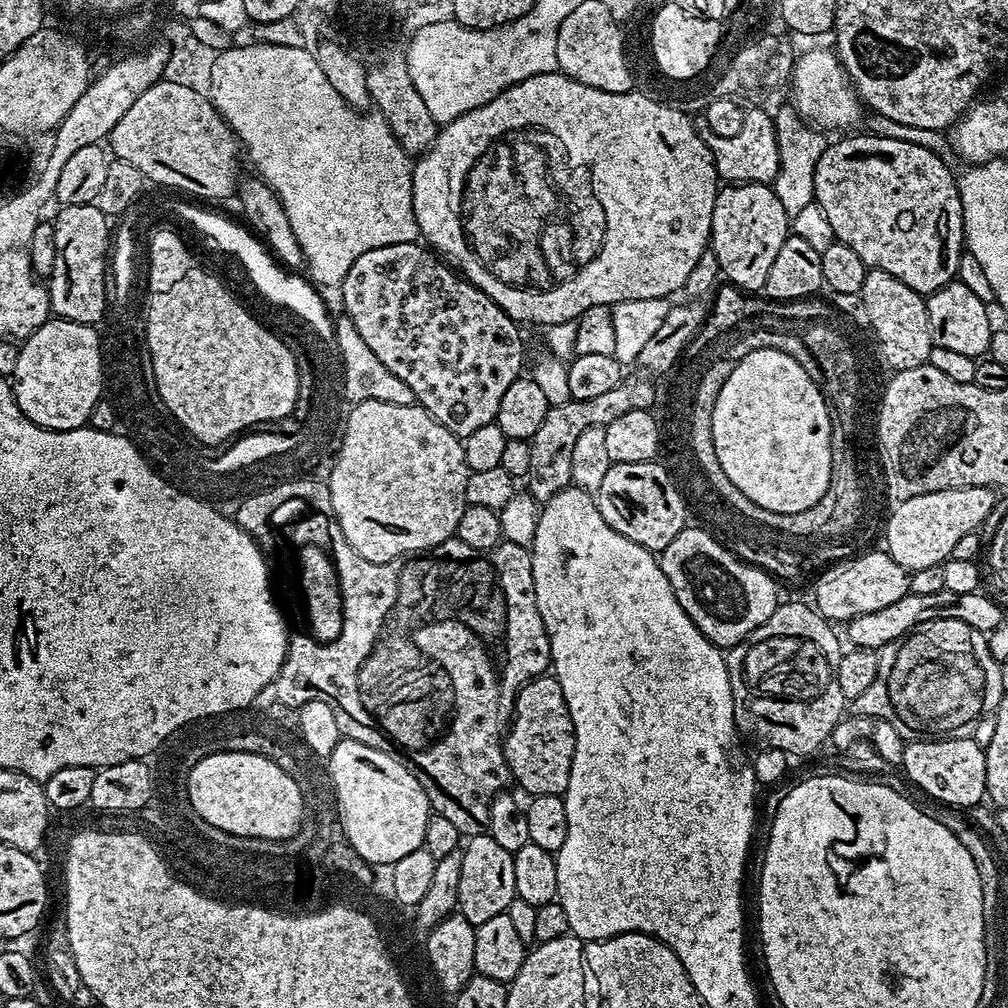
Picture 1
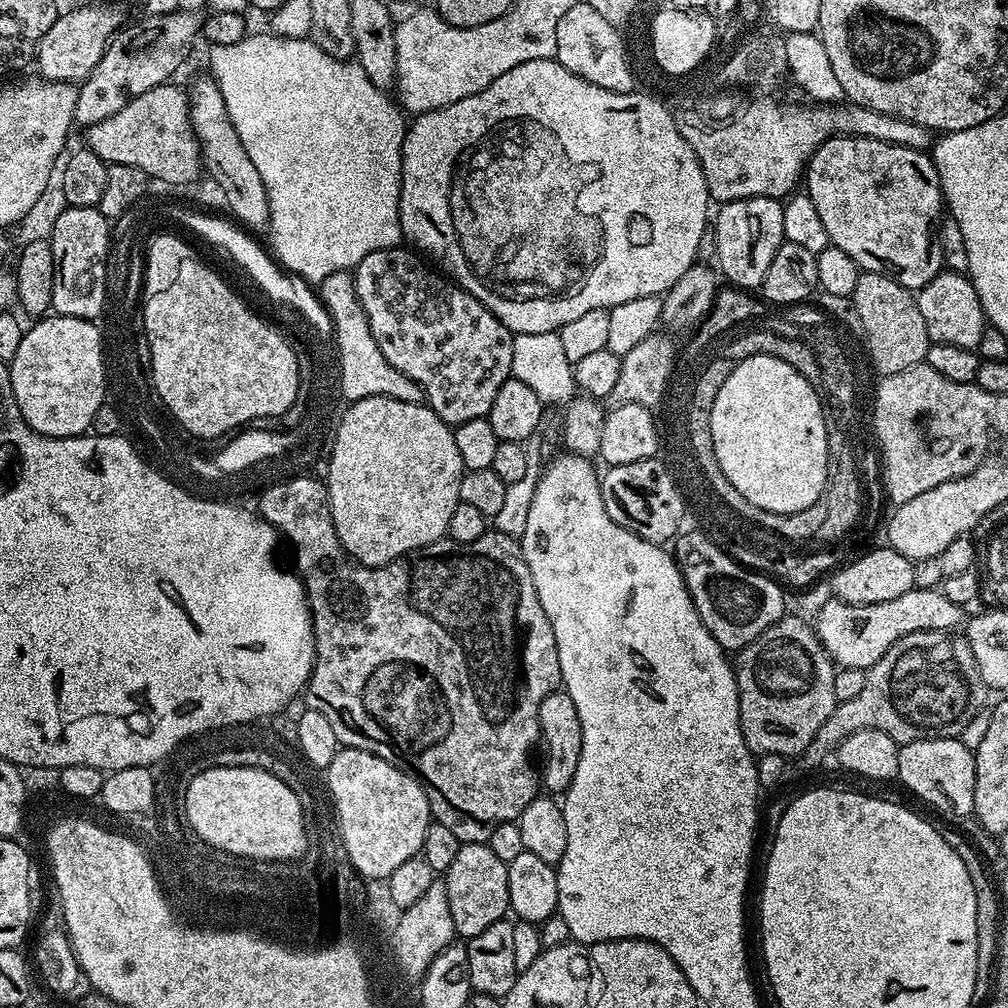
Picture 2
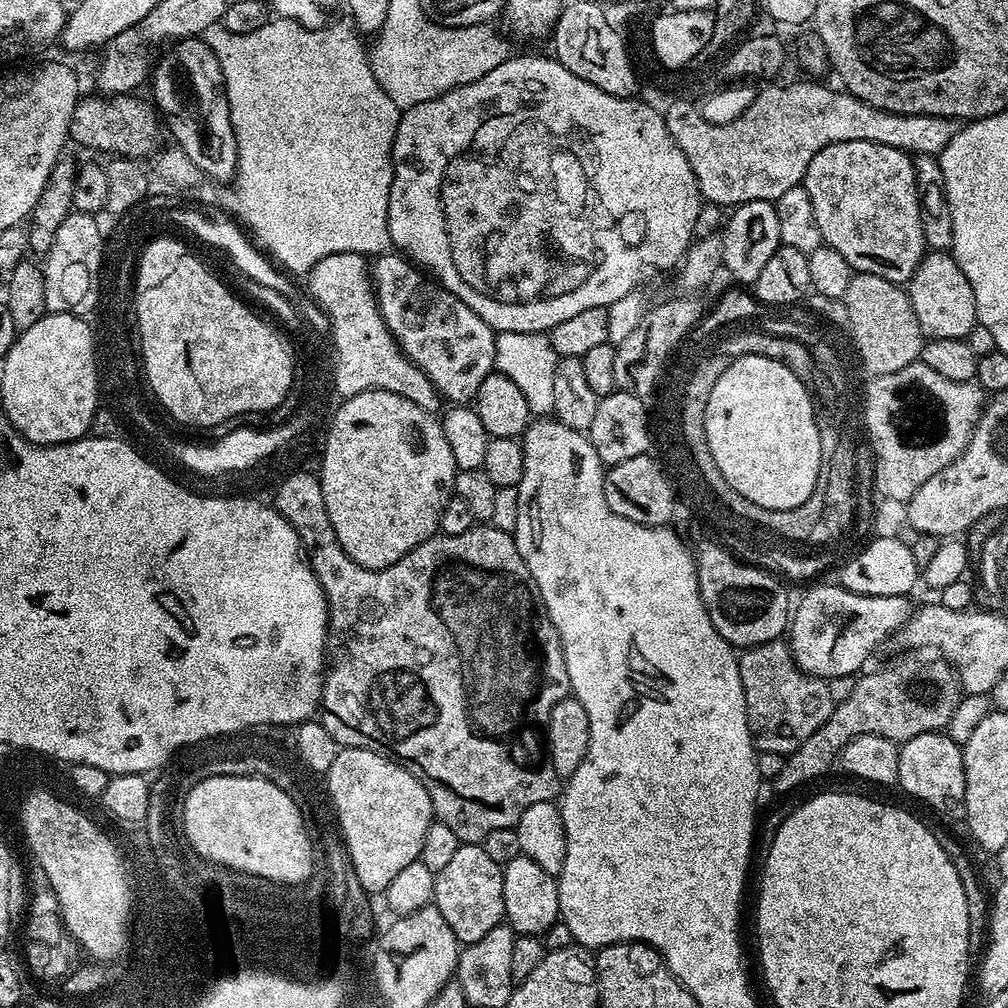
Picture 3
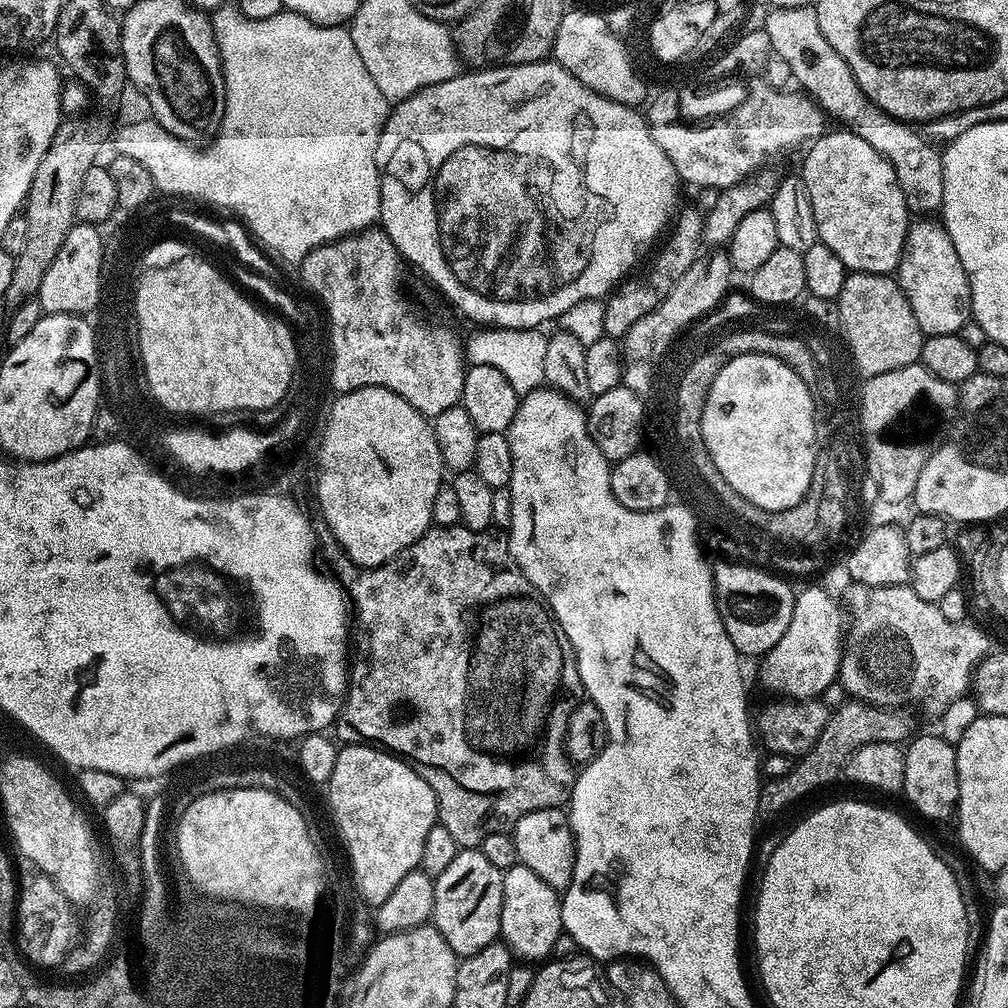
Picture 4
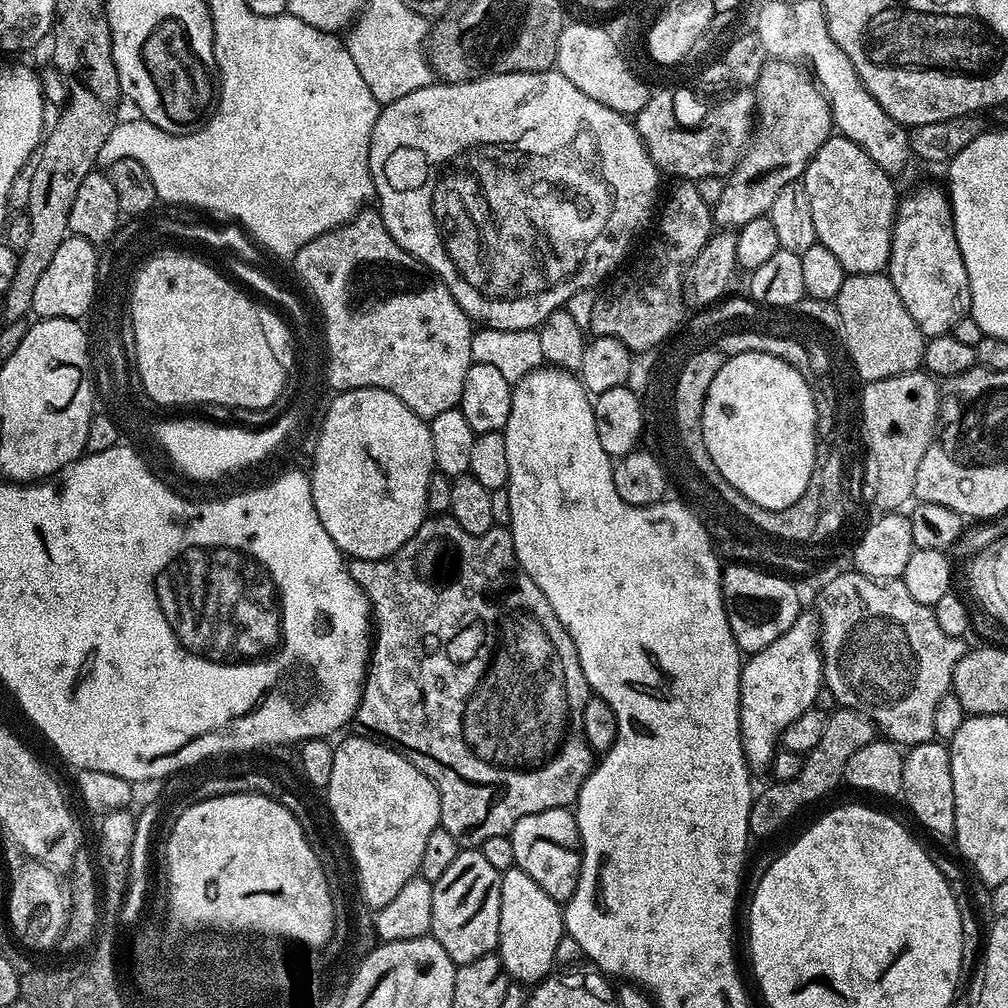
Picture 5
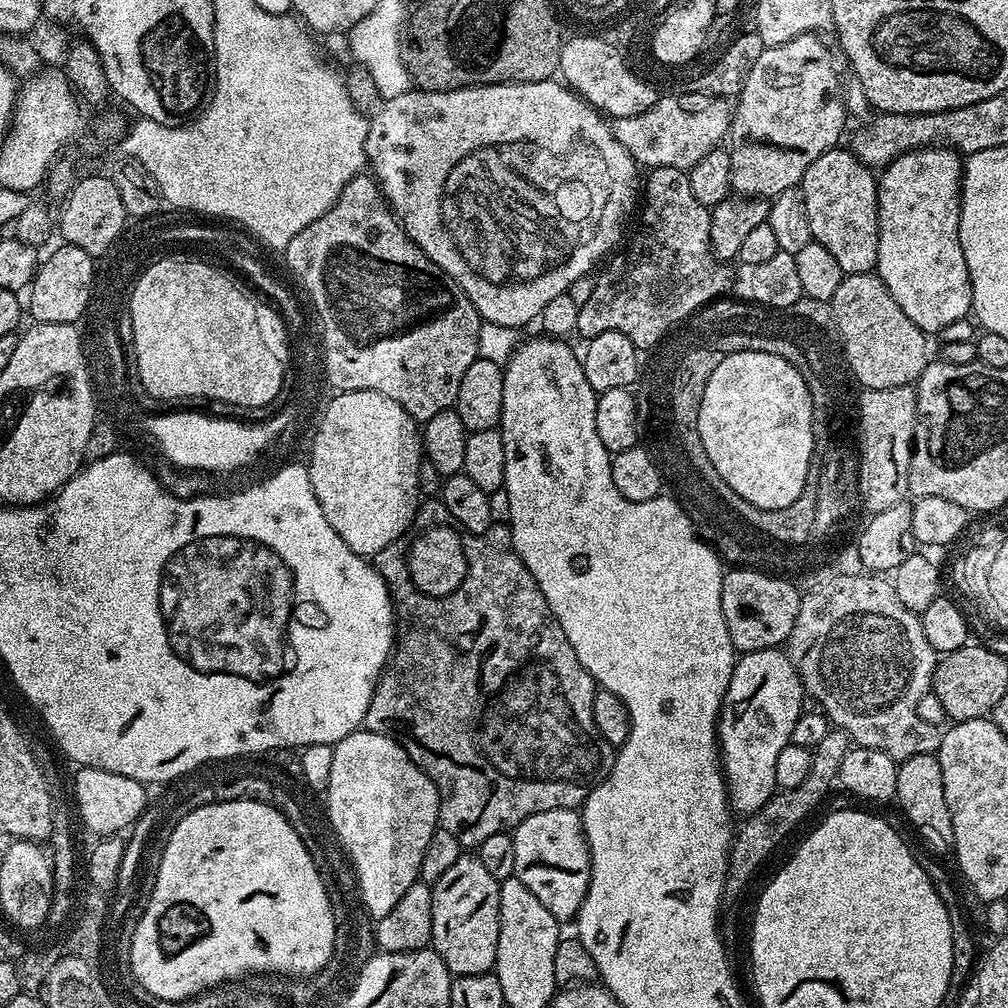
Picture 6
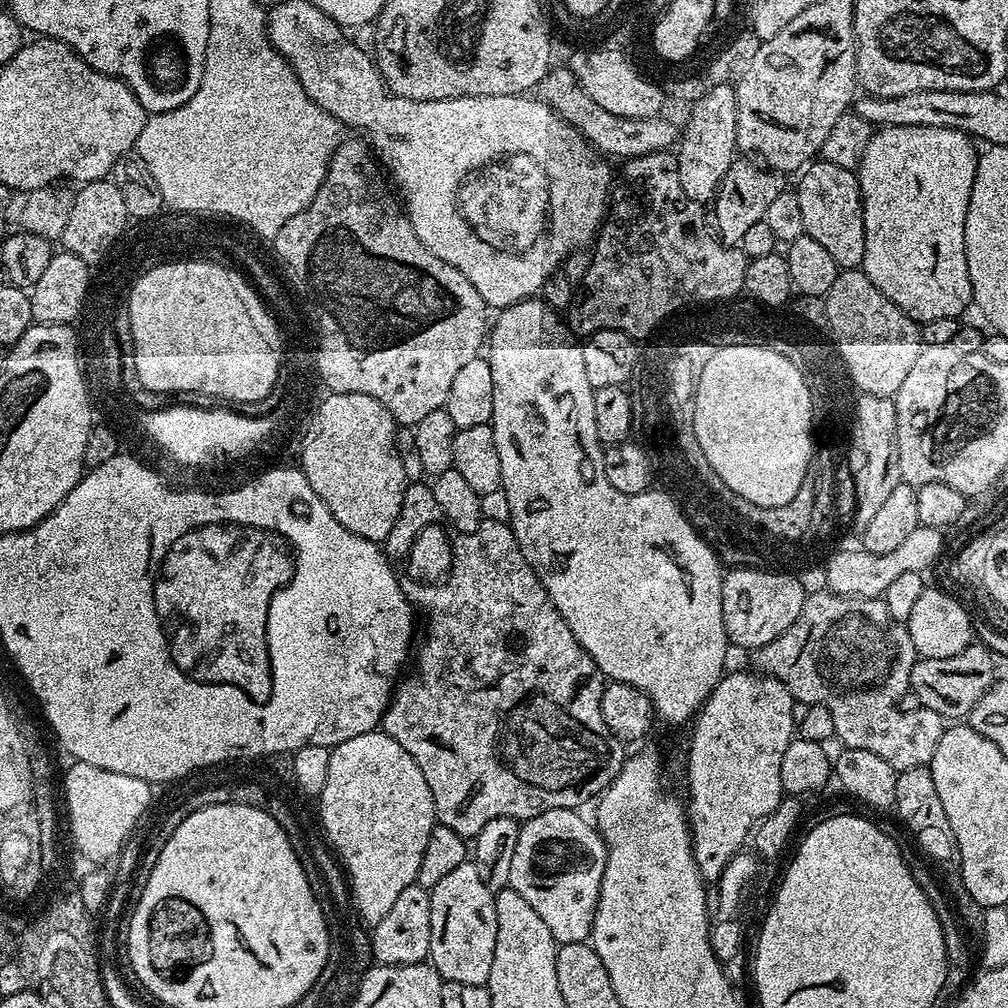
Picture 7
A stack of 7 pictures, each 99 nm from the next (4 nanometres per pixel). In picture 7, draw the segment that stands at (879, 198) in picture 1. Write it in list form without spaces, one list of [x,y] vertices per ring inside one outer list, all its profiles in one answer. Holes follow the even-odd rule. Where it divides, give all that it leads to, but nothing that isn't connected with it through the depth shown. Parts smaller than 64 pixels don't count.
[[[824,159],[809,163],[799,173],[800,185],[795,185],[802,209],[804,235],[814,238],[834,258],[837,269],[859,269],[864,263],[866,226],[864,207],[857,173],[850,168],[834,166]]]

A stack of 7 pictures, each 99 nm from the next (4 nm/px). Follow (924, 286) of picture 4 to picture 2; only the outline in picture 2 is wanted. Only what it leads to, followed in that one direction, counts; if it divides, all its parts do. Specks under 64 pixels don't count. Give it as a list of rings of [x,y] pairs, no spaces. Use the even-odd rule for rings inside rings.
[[[942,270],[930,282],[926,282],[926,286],[915,293],[915,297],[931,343],[976,349],[986,327],[986,317],[982,302],[967,275]]]

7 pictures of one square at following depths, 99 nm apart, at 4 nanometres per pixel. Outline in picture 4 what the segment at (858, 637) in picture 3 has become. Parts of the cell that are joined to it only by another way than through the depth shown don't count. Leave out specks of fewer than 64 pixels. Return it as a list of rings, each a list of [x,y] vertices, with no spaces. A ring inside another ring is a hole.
[[[804,588],[795,593],[794,610],[786,634],[763,657],[768,676],[776,684],[785,684],[794,698],[816,698],[826,686],[837,683],[846,649],[846,626],[840,604],[824,588]]]

